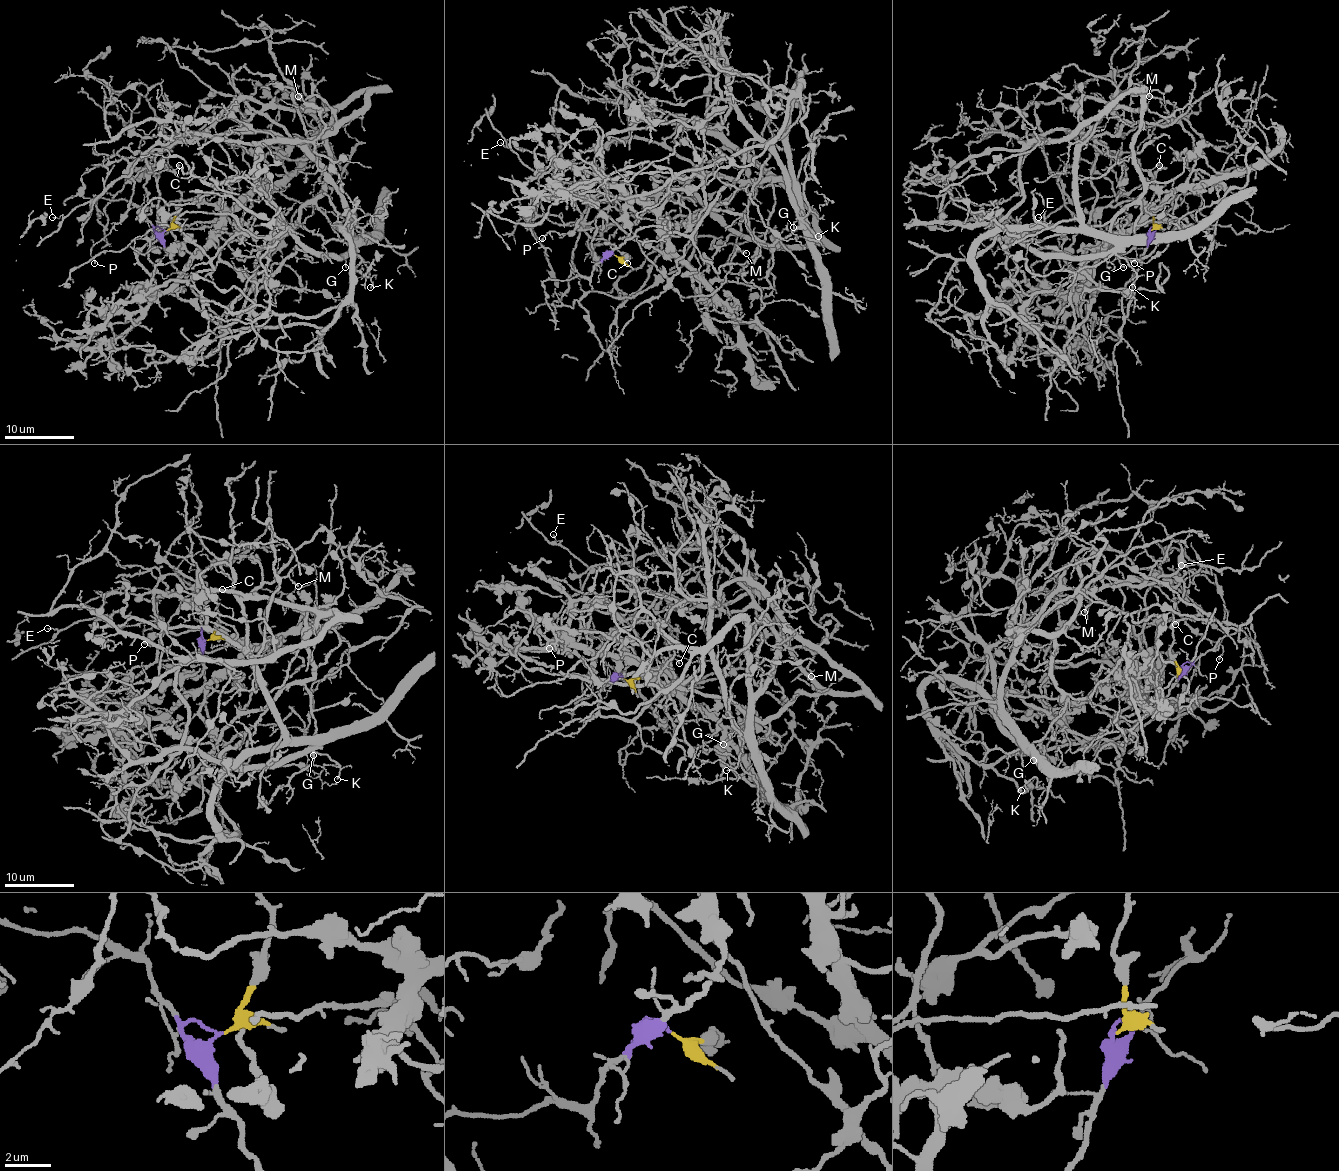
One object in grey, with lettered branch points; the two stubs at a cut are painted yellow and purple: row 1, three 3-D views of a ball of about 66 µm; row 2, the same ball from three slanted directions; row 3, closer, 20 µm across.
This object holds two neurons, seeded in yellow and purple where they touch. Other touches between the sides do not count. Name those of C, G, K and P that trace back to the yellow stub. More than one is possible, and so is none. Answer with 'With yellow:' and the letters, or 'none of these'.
With yellow: C, P

